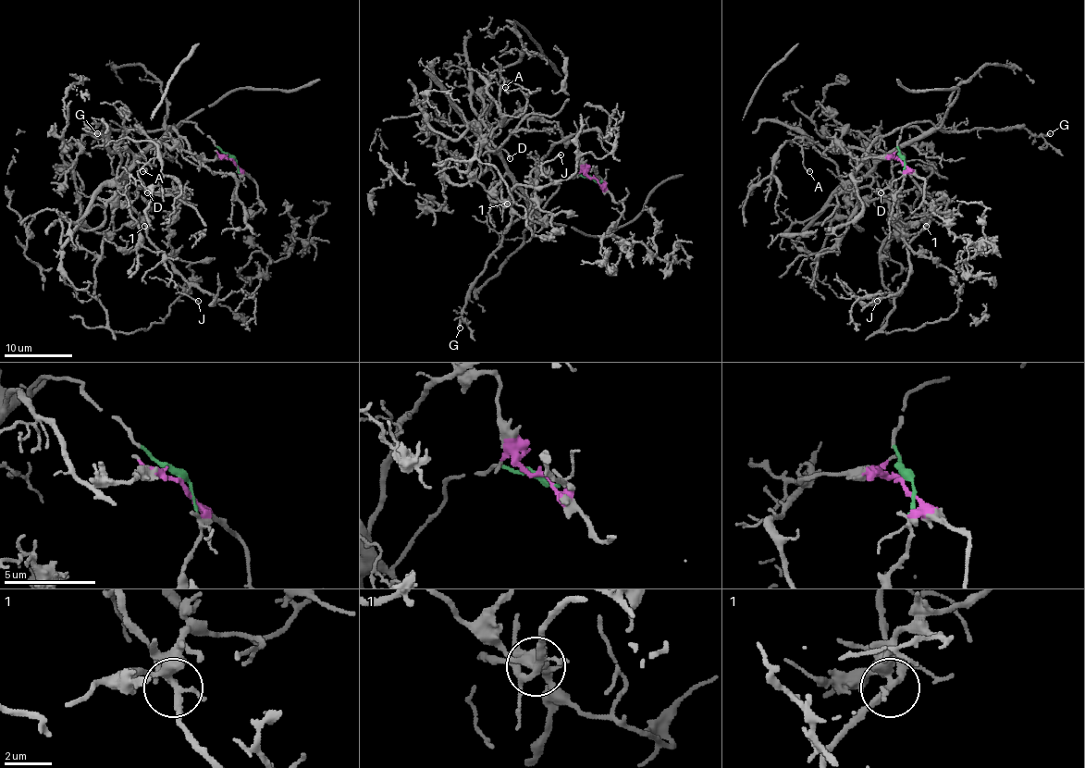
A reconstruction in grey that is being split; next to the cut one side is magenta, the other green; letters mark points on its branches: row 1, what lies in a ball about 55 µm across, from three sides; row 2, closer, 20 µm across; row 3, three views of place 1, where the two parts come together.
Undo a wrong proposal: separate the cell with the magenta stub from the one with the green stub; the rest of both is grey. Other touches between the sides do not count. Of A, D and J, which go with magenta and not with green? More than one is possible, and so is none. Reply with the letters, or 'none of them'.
none of them

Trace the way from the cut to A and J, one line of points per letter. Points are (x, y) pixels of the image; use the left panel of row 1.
A: (232, 157), (191, 121), (181, 121), (142, 154), (112, 151), (108, 145), (133, 141), (145, 157), (142, 171)
J: (232, 157), (181, 121), (139, 154), (127, 176), (145, 235), (190, 288), (179, 293), (198, 302)

